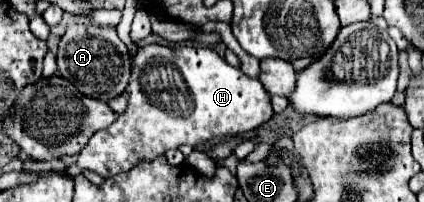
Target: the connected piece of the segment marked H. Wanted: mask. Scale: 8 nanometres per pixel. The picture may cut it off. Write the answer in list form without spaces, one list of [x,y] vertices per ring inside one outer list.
[[[147,45],[135,55],[129,81],[129,107],[117,117],[113,127],[97,131],[79,153],[77,163],[65,169],[67,177],[81,175],[83,169],[113,177],[129,171],[141,159],[153,159],[179,145],[201,145],[213,137],[227,137],[257,129],[273,117],[271,97],[263,85],[231,67],[209,47],[163,47]]]

